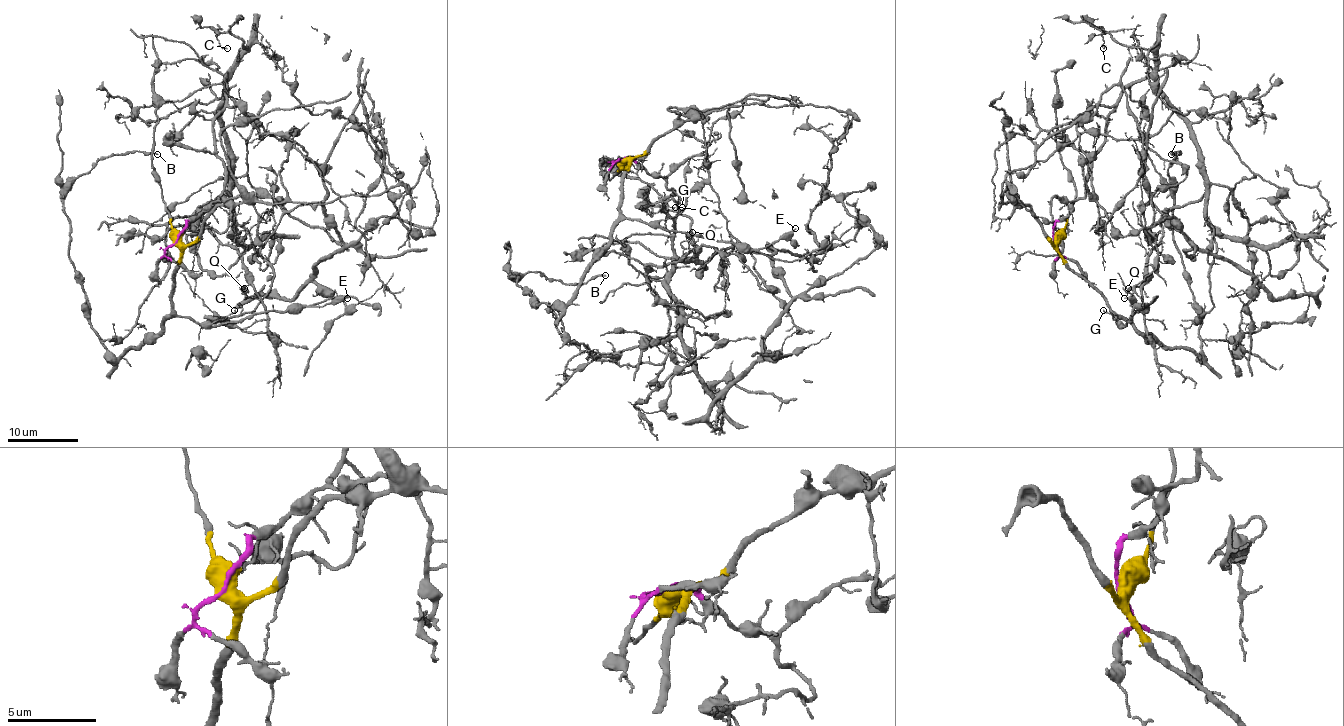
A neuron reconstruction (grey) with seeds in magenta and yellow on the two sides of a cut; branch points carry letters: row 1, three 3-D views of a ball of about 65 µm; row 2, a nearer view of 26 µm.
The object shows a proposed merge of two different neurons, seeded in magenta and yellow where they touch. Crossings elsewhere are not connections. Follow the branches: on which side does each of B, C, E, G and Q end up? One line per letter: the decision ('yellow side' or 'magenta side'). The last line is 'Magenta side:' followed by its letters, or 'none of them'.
B: yellow side
C: magenta side
E: yellow side
G: yellow side
Q: magenta side
Magenta side: C, Q

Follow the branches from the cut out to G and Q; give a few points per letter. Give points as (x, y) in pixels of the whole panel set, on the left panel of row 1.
G: (176, 240), (179, 258), (172, 295), (174, 311), (197, 322), (213, 324), (234, 310)
Q: (176, 240), (224, 189), (213, 118), (225, 79), (229, 180), (199, 219), (238, 251), (243, 288)

